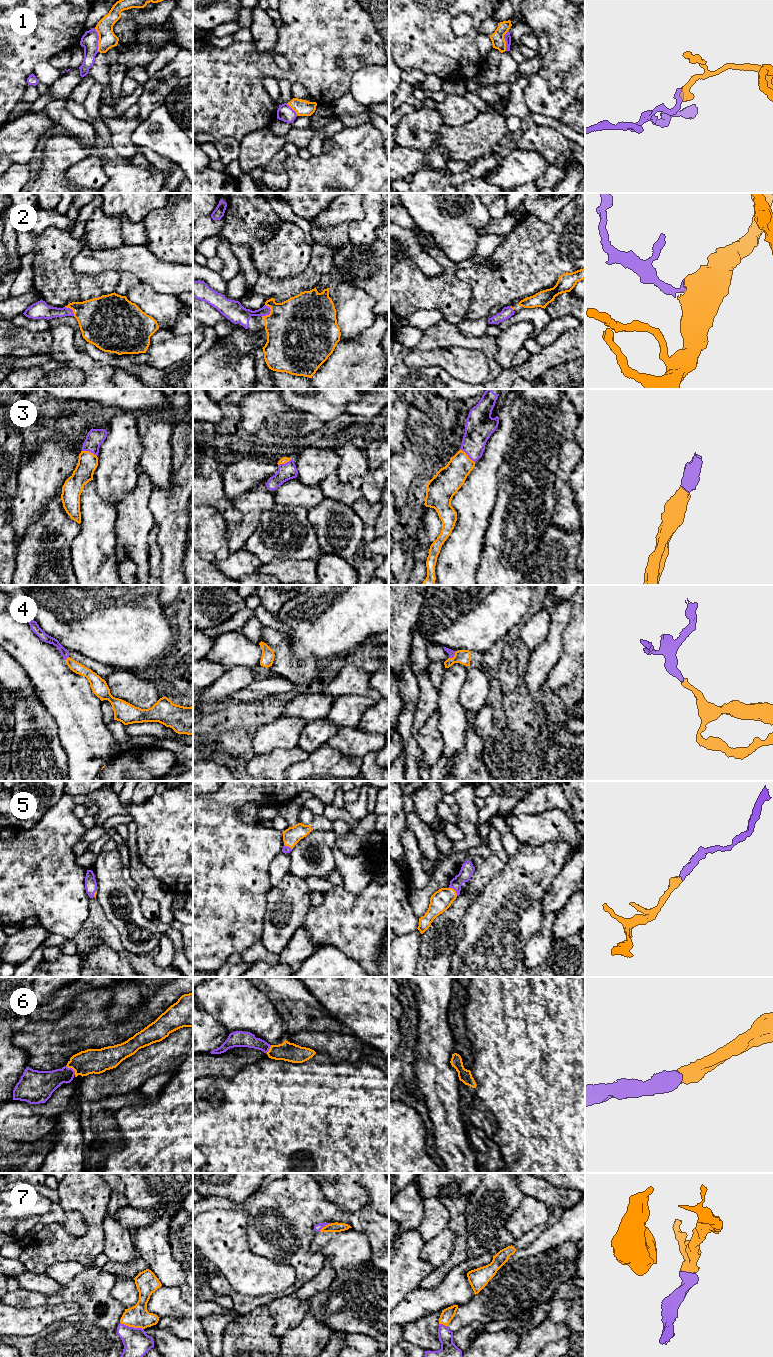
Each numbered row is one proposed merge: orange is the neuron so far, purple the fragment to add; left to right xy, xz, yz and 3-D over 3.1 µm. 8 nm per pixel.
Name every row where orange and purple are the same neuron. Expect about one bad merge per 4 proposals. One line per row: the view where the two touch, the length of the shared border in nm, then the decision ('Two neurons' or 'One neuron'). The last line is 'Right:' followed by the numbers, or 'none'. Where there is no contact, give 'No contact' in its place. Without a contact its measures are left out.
1: Touches orange in xy. Shared border 190 nm. Two neurons
2: Touches orange in xz. Shared border 110 nm. One neuron
3: Touches orange in yz. Shared border 160 nm. One neuron
4: Touches orange in yz. Shared border 80 nm. One neuron
5: Touches orange in yz. Shared border 100 nm. One neuron
6: Touches orange in xy. Shared border 110 nm. One neuron
7: Touches orange in xy. Shared border 200 nm. One neuron
Right: 2, 3, 4, 5, 6, 7

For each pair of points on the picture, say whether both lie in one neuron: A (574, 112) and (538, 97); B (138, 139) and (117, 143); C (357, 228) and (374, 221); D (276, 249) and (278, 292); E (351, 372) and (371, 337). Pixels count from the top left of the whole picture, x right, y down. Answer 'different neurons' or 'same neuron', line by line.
A: different neurons
B: different neurons
C: same neuron
D: different neurons
E: same neuron

